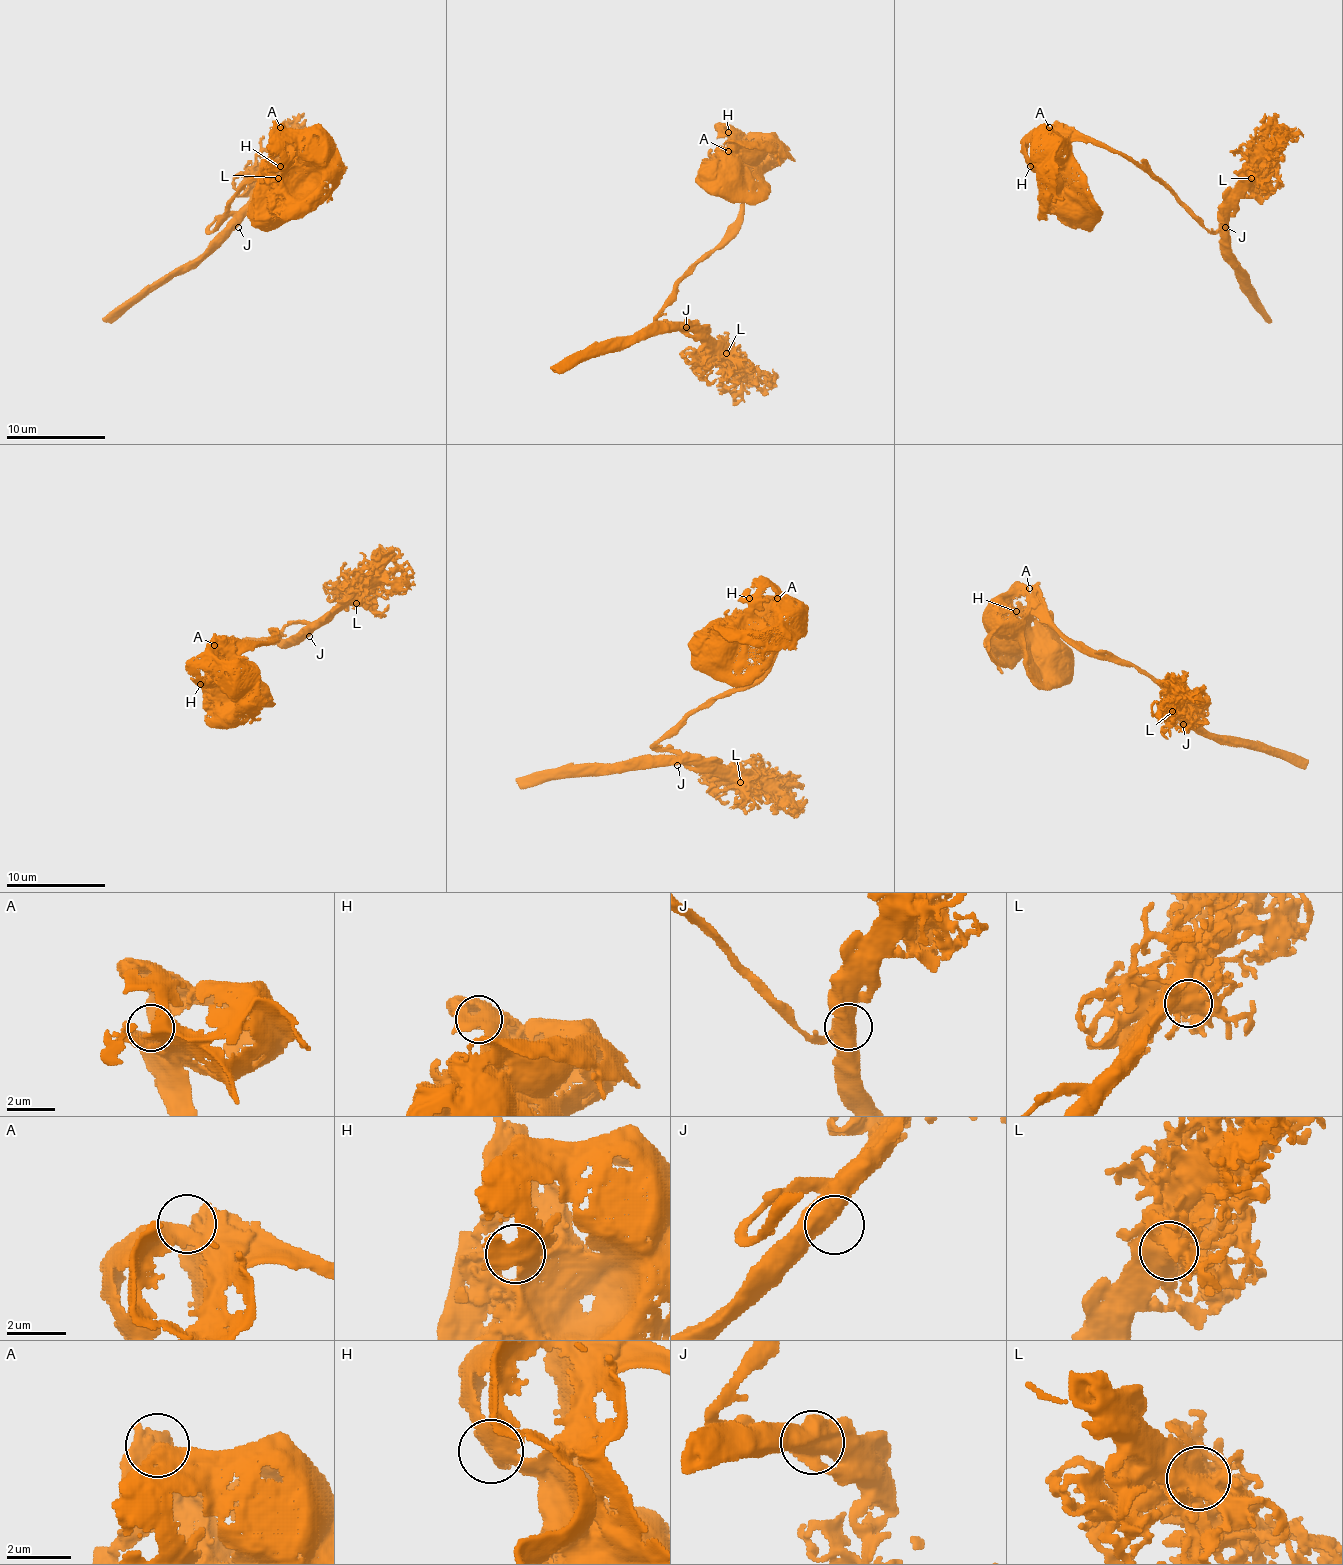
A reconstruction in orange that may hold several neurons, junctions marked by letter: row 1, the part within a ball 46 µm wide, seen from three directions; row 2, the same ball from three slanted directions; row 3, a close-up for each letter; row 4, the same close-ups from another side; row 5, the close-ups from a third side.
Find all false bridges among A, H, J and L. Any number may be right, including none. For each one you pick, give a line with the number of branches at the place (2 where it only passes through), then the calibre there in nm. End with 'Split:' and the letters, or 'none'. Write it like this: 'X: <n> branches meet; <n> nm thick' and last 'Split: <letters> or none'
Split: none

